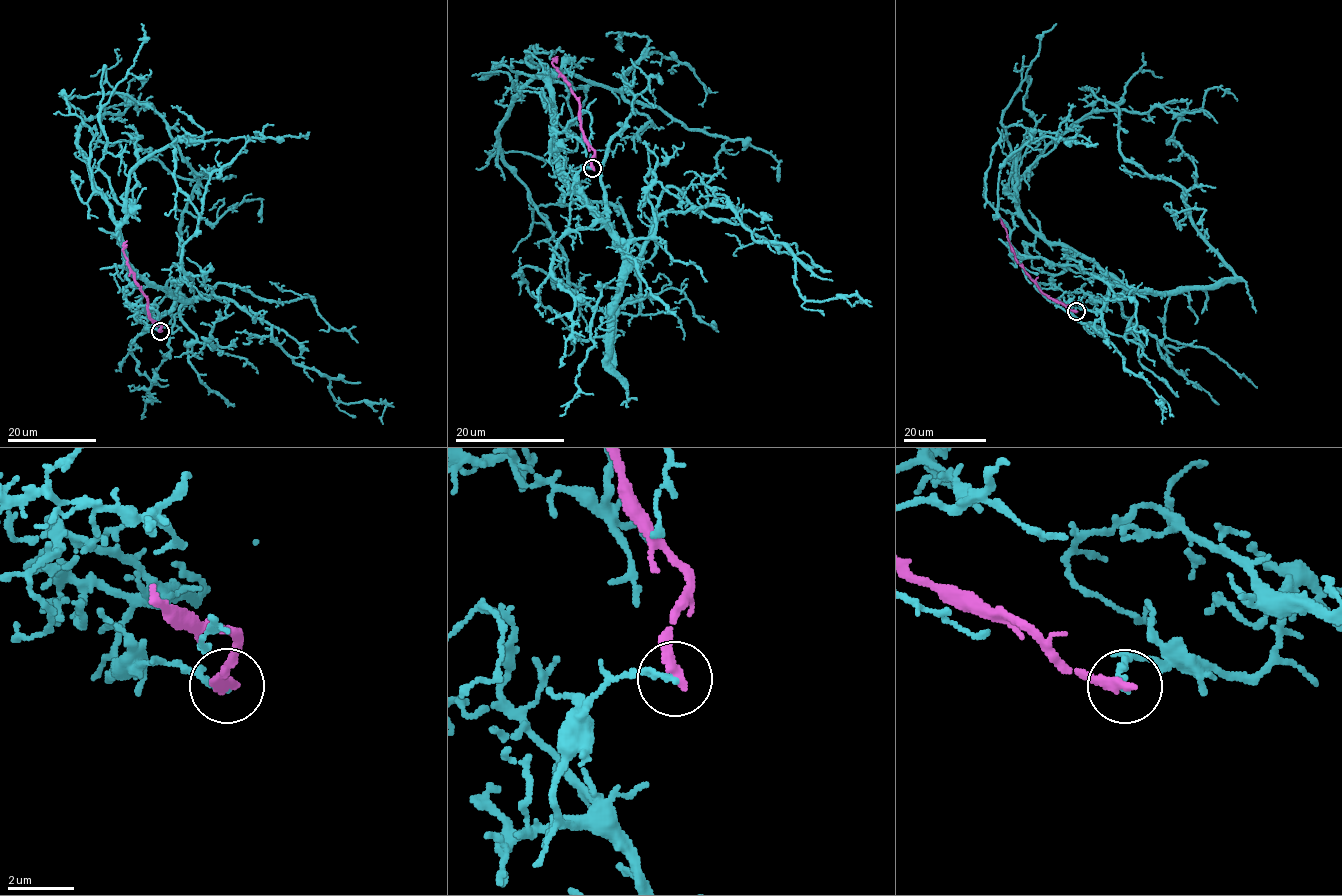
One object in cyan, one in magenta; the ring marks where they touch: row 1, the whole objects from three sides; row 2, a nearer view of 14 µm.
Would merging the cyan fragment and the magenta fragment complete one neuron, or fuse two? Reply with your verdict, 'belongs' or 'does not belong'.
does not belong

